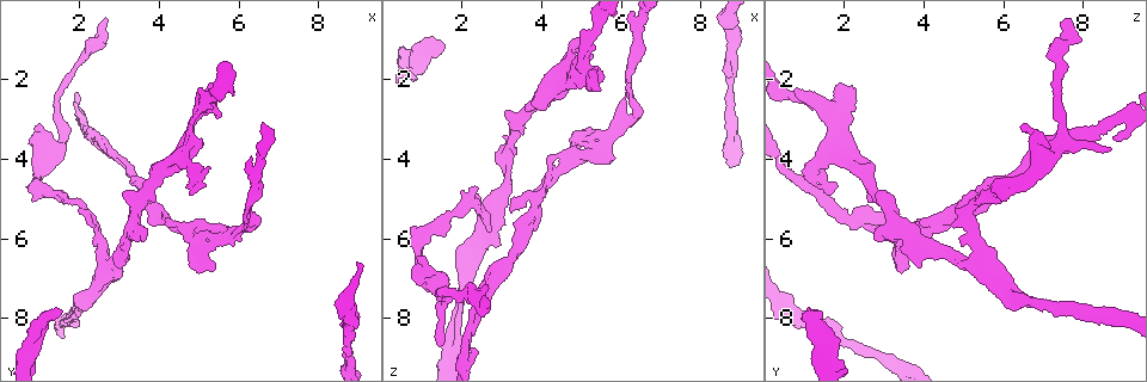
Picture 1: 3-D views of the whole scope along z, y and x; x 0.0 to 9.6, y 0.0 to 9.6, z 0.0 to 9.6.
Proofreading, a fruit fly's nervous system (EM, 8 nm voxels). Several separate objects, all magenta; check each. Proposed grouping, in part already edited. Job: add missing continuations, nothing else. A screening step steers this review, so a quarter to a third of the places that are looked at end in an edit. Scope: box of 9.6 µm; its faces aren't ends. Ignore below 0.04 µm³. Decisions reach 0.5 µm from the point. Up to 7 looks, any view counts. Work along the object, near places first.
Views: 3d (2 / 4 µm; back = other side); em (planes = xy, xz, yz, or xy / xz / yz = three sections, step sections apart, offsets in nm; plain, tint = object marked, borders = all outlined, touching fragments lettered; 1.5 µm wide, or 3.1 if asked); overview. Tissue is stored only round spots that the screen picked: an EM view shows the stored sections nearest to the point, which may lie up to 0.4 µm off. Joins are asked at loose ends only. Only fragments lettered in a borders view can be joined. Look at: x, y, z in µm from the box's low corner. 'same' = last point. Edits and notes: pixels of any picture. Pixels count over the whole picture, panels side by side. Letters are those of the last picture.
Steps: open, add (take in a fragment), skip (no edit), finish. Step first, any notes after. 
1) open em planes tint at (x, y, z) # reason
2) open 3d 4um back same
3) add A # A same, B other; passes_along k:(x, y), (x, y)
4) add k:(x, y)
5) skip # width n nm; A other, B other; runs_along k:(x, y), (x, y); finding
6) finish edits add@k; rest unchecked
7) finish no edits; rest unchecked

open em yz step 4 borders at (5.40, 6.80, 3.45) # branch stops here

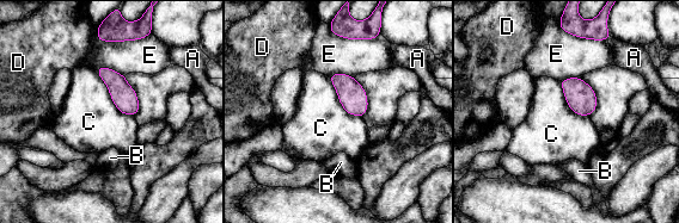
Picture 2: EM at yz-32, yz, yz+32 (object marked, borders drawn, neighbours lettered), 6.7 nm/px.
open em xy step 8 borders same # cut it another way

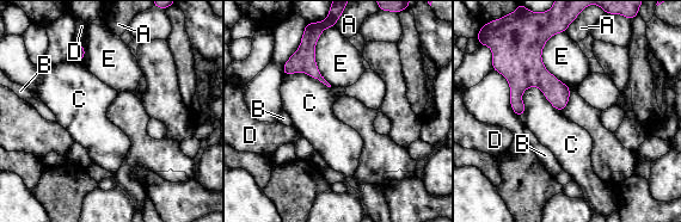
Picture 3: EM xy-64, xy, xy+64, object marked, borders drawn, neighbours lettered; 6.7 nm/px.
skip # A other, B other, C other, D other, E other; border 3:(521, 93), (535, 86), (560, 112); none of them fits

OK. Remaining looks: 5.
open em xz step 4 borders at (4.20, 5.50, 4.10) # tapers out

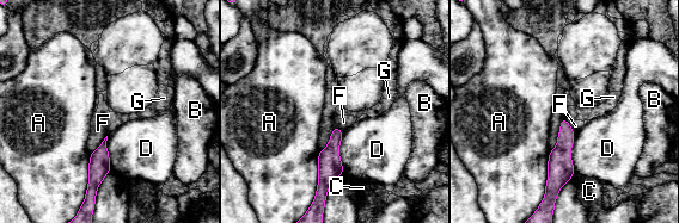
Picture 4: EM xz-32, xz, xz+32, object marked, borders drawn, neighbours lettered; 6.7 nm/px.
open em planes borders same

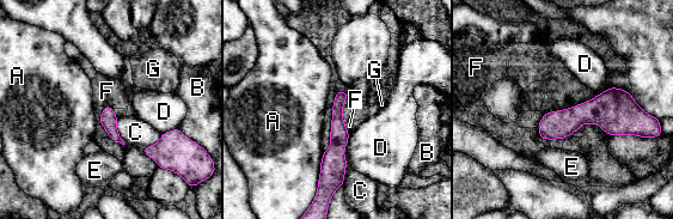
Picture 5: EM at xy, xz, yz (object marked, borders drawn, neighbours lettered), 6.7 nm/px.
skip # width 120 nm; A other, B other, C other, D other, E other, F other, G other; runs_along 5:(343, 93), (337, 107), (331, 184); no lettered fragment goes on from it

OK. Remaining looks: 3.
open 3d 2um at (2.30, 3.50, 8.75) # branch stops here

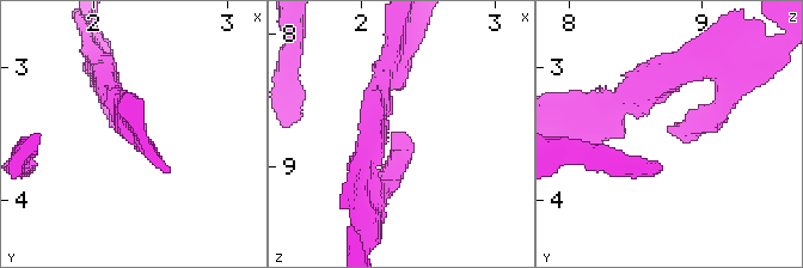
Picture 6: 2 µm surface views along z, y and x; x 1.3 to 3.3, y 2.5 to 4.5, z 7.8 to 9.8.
open em planes plain at (2.34, 3.46, 8.76)

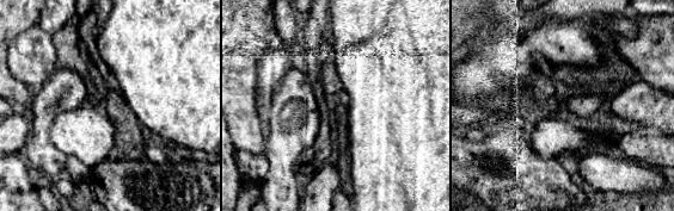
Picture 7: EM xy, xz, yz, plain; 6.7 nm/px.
open em planes borders same # what lies round it

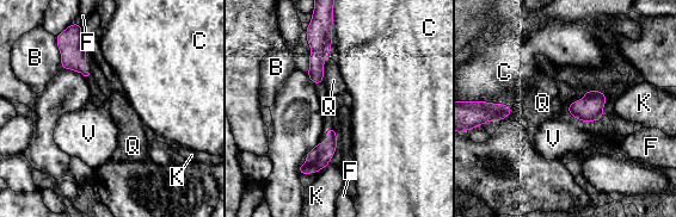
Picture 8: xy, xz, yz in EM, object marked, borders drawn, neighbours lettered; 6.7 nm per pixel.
skip # width 180 nm; B other, C other, F other, K other, Q other, V other; border 8:(327, 56), (324, 63), (323, 81); no lettered fragment goes on from it

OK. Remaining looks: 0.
finish no edits; rest unchecked

